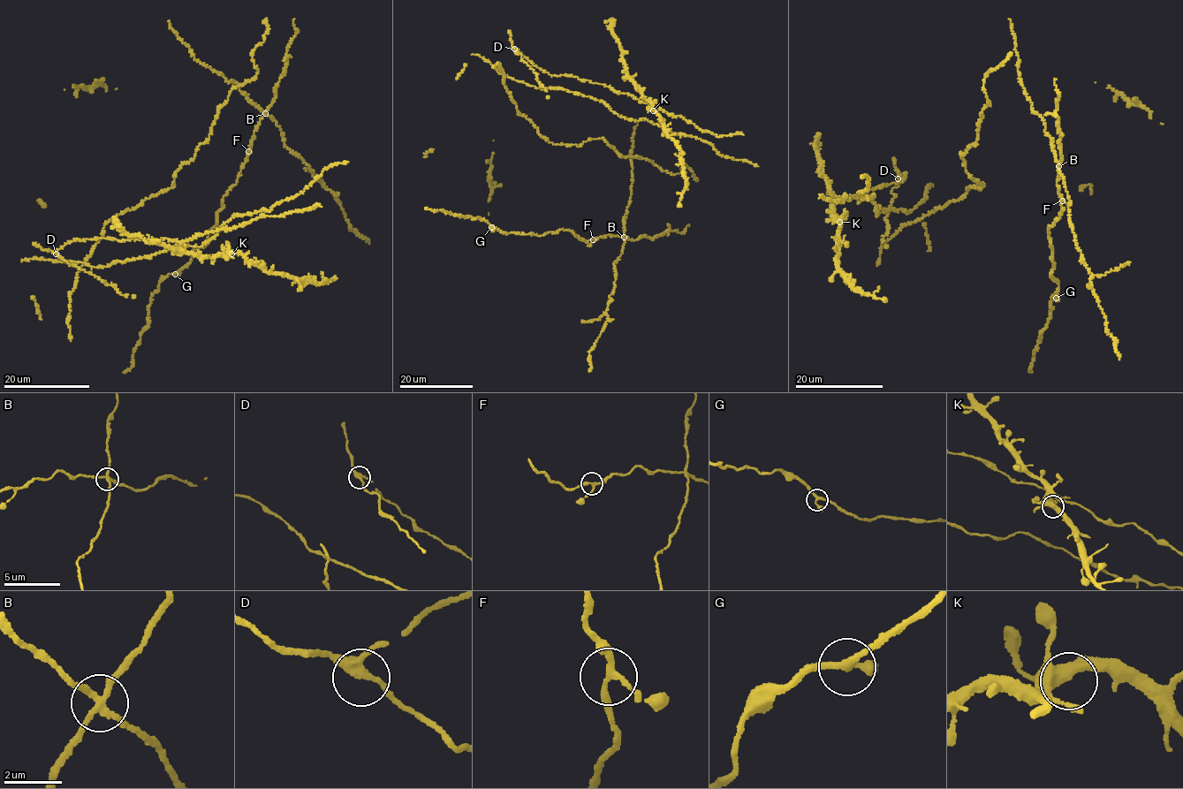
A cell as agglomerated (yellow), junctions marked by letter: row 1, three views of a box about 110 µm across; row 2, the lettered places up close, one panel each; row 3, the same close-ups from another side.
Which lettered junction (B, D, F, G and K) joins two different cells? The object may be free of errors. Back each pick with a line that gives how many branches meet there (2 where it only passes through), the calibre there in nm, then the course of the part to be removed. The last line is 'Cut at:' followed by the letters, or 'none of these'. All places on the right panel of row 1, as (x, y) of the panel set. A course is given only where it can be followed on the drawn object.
B: Branches: 4. Thickness 220 nm. Course of the part to remove: (1059, 166), (1069, 200), (1076, 247), (1090, 274), (1091, 288), (1106, 320), (1106, 331), (1112, 337), (1118, 359)
Cut at: B

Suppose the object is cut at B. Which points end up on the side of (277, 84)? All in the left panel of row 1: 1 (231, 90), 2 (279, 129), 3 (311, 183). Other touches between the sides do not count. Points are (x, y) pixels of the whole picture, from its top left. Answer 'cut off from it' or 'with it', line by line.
1: with it
2: cut off from it
3: with it

